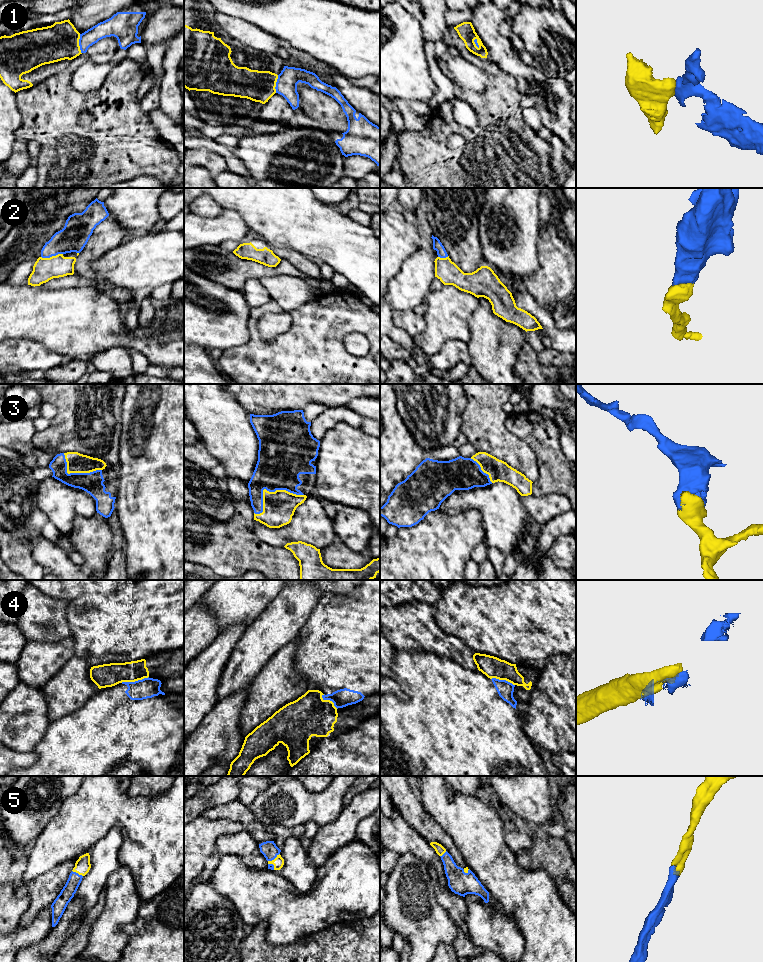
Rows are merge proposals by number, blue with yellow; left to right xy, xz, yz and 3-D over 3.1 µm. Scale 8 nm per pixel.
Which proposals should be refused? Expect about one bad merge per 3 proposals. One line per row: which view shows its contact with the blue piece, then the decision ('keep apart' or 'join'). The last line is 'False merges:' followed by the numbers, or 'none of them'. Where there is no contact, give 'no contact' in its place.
1: contact in xy; keep apart
2: contact in xy; join
3: contact in xz; join
4: contact in xy; keep apart
5: contact in xz; join
False merges: 1, 4

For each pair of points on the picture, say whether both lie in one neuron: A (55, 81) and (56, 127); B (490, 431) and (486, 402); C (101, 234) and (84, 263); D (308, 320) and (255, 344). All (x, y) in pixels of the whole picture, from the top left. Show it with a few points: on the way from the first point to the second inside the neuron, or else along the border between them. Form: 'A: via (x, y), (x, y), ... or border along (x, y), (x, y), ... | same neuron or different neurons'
A: via (57, 92), (56, 116) | same neuron
B: via (486, 424), (486, 409) | same neuron
C: via (101, 241), (87, 256) | same neuron
D: via (295, 333), (281, 347), (268, 347) | same neuron

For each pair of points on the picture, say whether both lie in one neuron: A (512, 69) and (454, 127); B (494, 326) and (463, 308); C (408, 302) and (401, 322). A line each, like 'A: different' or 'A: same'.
A: different
B: different
C: different

